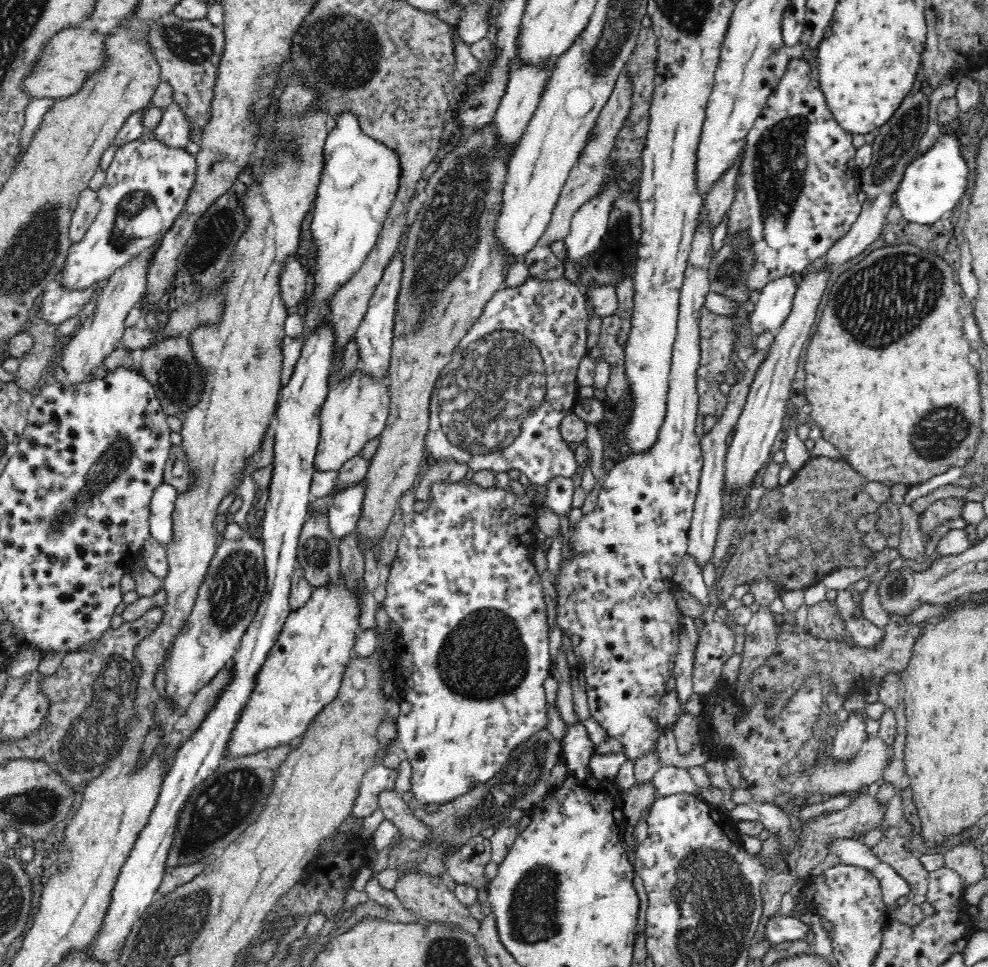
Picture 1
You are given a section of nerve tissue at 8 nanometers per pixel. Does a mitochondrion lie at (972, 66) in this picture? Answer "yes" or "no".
no

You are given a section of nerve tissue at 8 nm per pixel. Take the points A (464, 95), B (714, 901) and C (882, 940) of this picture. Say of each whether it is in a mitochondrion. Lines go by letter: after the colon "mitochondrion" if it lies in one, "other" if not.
A: other
B: mitochondrion
C: other

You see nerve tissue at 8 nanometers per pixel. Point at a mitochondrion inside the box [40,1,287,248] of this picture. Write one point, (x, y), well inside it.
(189, 46)

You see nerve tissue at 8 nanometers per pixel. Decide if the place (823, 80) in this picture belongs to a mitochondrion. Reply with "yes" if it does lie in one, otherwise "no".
no

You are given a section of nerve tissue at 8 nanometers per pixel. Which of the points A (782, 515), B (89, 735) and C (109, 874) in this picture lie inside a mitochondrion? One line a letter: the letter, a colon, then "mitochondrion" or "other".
A: other
B: mitochondrion
C: other

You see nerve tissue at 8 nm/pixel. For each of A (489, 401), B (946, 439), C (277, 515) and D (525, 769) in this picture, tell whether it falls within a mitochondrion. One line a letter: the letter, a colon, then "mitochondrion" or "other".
A: mitochondrion
B: mitochondrion
C: other
D: mitochondrion

